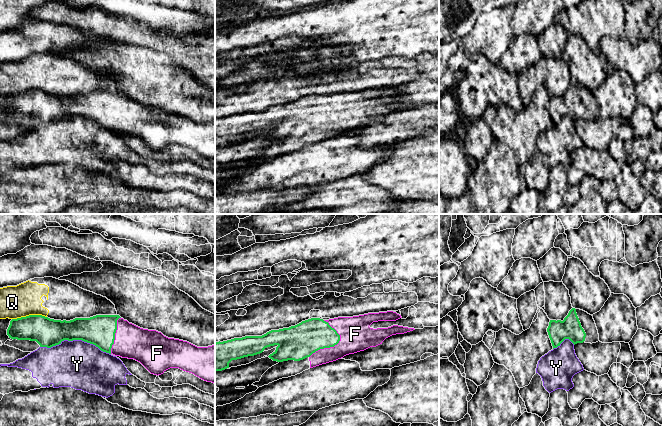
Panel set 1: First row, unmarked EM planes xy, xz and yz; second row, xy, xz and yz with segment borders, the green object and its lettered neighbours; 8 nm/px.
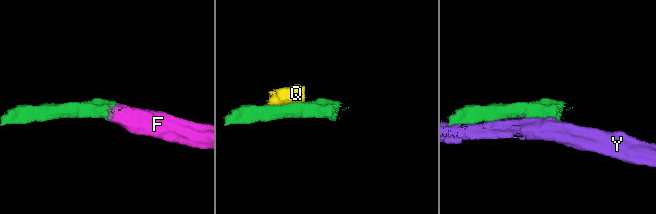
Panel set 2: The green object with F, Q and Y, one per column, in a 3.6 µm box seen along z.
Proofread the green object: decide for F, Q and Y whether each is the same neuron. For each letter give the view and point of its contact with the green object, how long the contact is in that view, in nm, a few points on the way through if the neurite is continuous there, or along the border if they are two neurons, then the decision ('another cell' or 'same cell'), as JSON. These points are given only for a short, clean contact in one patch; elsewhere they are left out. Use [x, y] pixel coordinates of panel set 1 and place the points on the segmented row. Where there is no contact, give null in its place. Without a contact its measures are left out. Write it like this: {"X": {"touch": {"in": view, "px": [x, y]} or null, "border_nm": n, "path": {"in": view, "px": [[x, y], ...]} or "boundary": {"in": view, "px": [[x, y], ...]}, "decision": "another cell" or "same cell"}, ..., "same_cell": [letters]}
{"F": {"touch": {"in": "xz", "px": [334, 345]}, "border_nm": 340, "decision": "same cell"}, "Q": {"touch": {"in": "xy", "px": [29, 315]}, "border_nm": 280, "boundary": {"in": "xy", "px": [[46, 316], [26, 315], [12, 319]]}, "decision": "another cell"}, "Y": {"touch": {"in": "xy", "px": [75, 339]}, "border_nm": 550, "decision": "another cell"}, "same_cell": ["F"]}

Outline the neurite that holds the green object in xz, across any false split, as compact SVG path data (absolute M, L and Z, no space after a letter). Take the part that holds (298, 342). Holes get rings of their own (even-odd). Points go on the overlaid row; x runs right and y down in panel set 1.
M393 311L329 320L311 318L289 328L271 330L262 336L219 341L215 343L215 372L230 369L232 360L260 354L265 348L276 345L276 350L268 357L278 363L269 368L259 382L252 384L259 388L376 347L392 335L415 330L398 325L377 329L369 327L373 322L400 318L401 315Z

